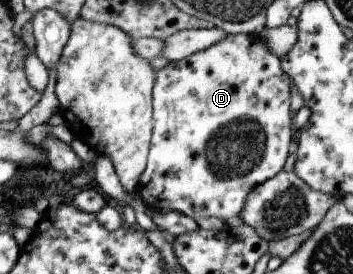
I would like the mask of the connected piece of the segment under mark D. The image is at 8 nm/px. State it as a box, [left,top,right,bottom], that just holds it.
[133,34,291,221]

